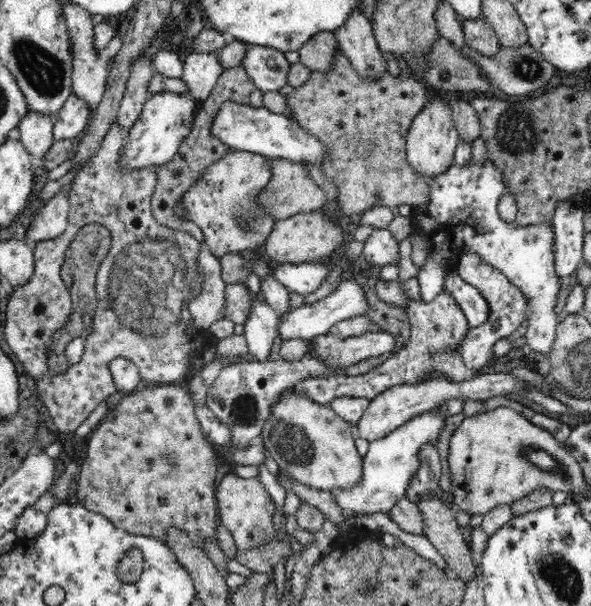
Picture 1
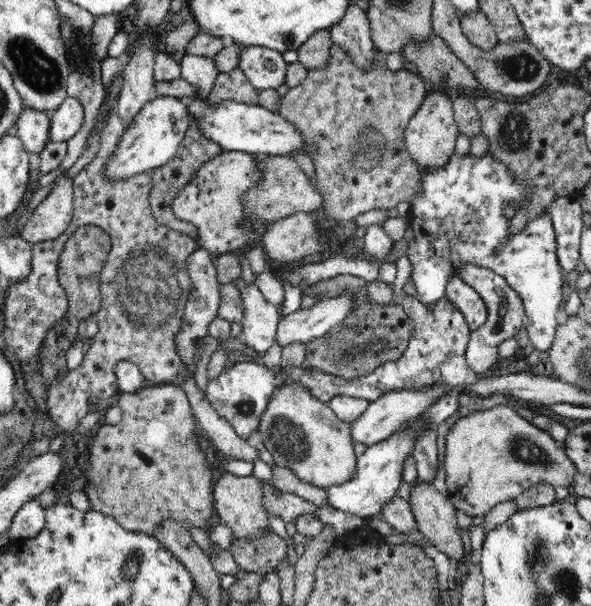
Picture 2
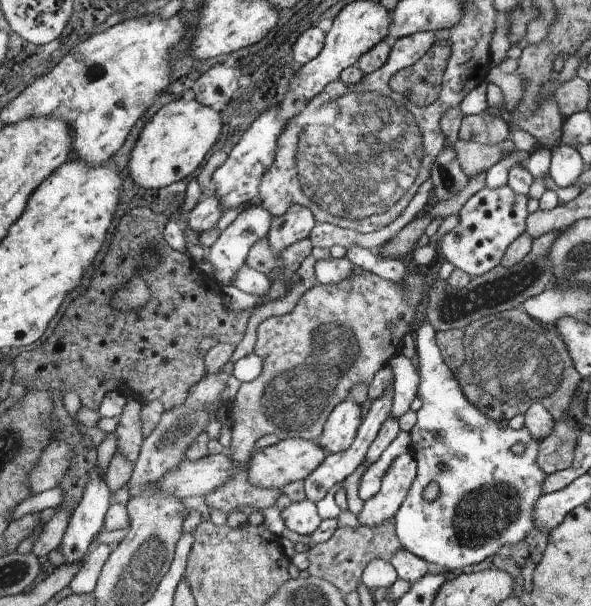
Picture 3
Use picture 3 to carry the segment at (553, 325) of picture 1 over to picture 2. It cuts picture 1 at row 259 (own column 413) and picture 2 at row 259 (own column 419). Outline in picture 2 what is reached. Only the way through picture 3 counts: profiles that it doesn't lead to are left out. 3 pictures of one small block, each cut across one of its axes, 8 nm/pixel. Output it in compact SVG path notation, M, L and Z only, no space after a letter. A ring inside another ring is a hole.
M454 152L442 168L420 172L422 186L414 200L410 200L408 216L408 226L412 226L414 230L412 240L396 240L390 254L386 254L382 260L376 260L366 252L336 252L324 262L318 260L314 264L300 266L300 270L296 272L284 274L284 280L296 288L340 276L376 282L384 264L398 264L398 260L406 256L412 266L410 280L414 282L416 296L422 304L428 304L448 296L446 286L450 284L450 280L460 278L464 282L464 266L472 264L478 268L488 268L496 276L502 276L506 284L522 298L530 342L538 348L538 352L550 350L558 330L556 314L564 302L562 288L566 282L566 276L558 262L558 234L554 230L552 216L548 212L540 214L530 224L526 222L520 232L514 232L510 236L512 220L508 220L504 214L506 208L518 212L528 206L534 196L532 188L518 180L518 176L514 176L490 152L486 152L484 156L472 156L472 152L460 156Z

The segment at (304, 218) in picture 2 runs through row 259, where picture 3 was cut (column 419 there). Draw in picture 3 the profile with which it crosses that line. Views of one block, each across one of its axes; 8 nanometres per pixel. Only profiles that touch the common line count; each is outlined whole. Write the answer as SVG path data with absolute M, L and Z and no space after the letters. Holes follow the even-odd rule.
M363 270L363 274L341 280L333 286L313 286L297 300L289 314L263 320L257 326L257 342L253 348L253 354L263 360L261 374L253 382L241 384L233 402L229 402L233 424L229 426L231 446L227 448L227 454L231 460L235 460L239 466L249 464L255 442L267 434L275 434L279 440L311 440L323 434L329 414L335 406L349 398L349 390L355 384L369 386L375 374L391 360L391 356L397 356L401 338L411 332L423 286L429 286L427 276L419 272L407 272L401 282L391 282Z

